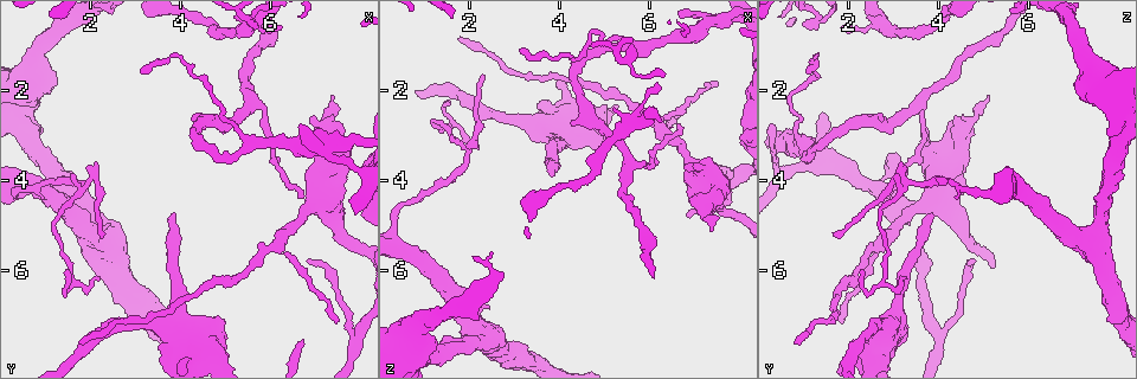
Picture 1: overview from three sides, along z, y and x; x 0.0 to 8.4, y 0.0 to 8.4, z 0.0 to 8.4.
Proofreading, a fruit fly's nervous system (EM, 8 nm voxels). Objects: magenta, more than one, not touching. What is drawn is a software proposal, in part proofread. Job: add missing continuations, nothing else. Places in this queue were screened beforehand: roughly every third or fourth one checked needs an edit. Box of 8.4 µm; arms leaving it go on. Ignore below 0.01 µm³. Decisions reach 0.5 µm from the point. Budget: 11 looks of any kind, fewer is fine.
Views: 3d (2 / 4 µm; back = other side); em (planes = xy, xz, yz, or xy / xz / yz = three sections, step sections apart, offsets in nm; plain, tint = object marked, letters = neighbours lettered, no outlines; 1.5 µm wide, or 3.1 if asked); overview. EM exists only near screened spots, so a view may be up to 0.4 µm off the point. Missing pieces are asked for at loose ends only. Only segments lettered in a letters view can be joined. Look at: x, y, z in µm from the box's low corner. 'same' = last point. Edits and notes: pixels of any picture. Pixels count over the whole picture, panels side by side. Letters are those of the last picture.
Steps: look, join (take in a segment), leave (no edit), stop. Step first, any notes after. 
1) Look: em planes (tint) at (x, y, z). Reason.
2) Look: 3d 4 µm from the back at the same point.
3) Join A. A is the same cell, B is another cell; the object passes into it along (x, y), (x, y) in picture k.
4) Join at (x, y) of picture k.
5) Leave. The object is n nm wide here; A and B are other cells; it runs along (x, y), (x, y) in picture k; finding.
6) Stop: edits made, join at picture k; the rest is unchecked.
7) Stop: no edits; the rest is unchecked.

Look: 3d 4 µm at (3.20, 1.65, 1.10). Thin end.

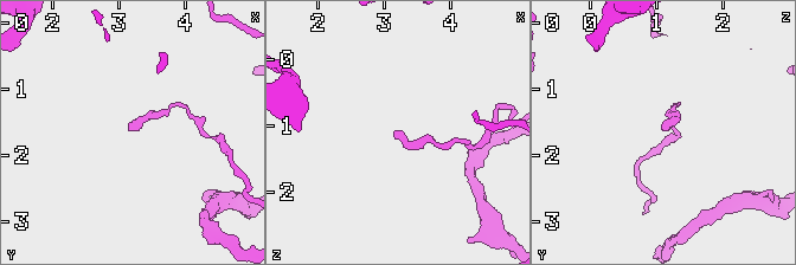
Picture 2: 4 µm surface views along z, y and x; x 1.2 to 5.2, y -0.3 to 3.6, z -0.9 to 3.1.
Look: em planes (letters) at (3.15, 1.60, 1.10). Need the tissue.

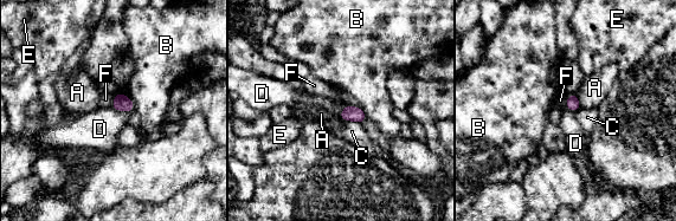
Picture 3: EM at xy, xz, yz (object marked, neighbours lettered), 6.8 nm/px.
Leave. The longest contact is with C, 160 nm; A, B, C, D, E and F are other cells; a border runs along (111, 106), (127, 112) in picture 3; none of them fits.

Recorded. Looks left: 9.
Look: 3d 2 µm from the back at (2.60, 4.90, 7.65). Free end.

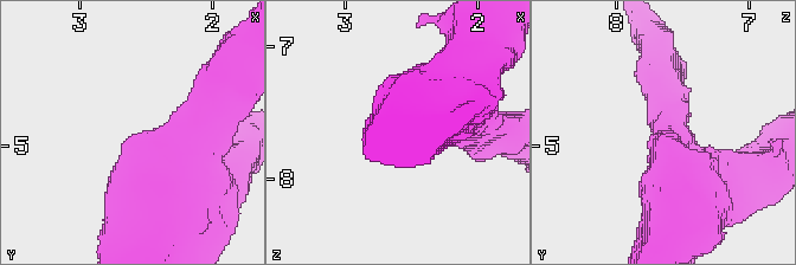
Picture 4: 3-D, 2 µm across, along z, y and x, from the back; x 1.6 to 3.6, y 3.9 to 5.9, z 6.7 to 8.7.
Look: em planes (tint) at (2.60, 4.92, 7.64). Shape alone is not enough.

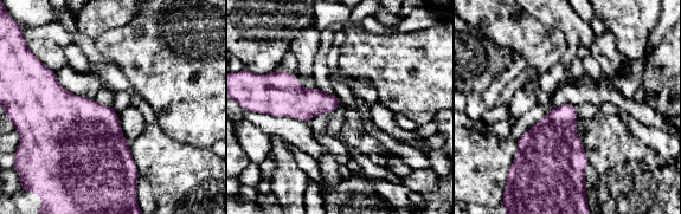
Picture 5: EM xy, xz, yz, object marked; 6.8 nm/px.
Look: em planes (letters) at the same point. What lies round it.

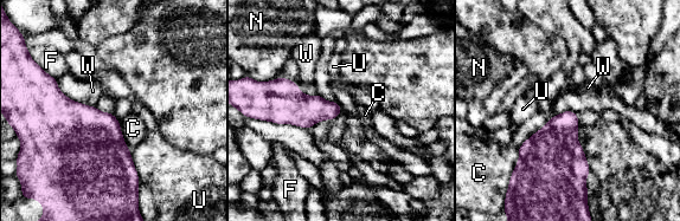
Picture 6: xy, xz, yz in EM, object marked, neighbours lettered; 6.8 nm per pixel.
Leave. The longest contact is with W, 320 nm; C, F, N, U and W are other cells; a border runs along (56, 80), (66, 96), (95, 106) in picture 6; none of them fits.

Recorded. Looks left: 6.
Look: 3d 4 µm at (3.85, 4.80, 3.85). Long arm stops here.

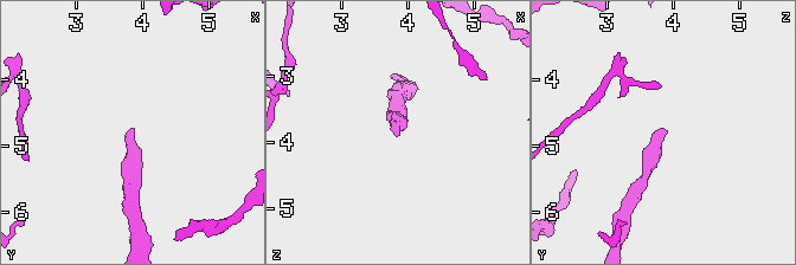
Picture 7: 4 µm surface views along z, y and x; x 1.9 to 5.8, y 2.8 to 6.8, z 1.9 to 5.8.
Look: em planes (plain) at (3.90, 4.75, 3.85).

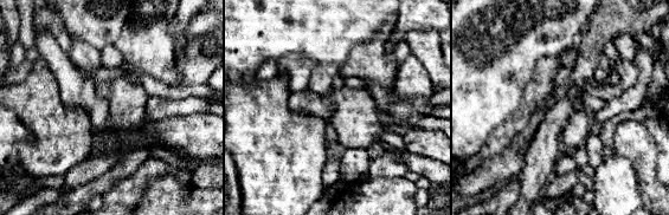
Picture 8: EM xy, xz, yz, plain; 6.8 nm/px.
Look: em planes (letters) at the same point.

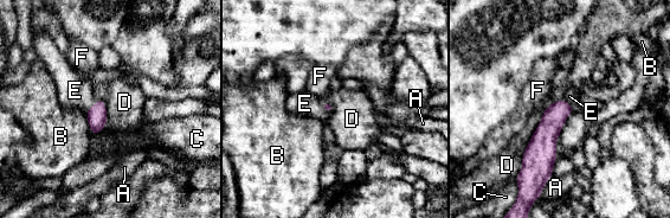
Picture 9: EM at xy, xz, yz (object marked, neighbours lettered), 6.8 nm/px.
Join E. E is the same cell, A, B, C, D and F are other cells; the object passes into it along (96, 115), (92, 106), (75, 90) in picture 9; the neuron continues.

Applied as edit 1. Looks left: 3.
Stop: edits made, join at picture 9; the rest is unchecked.

